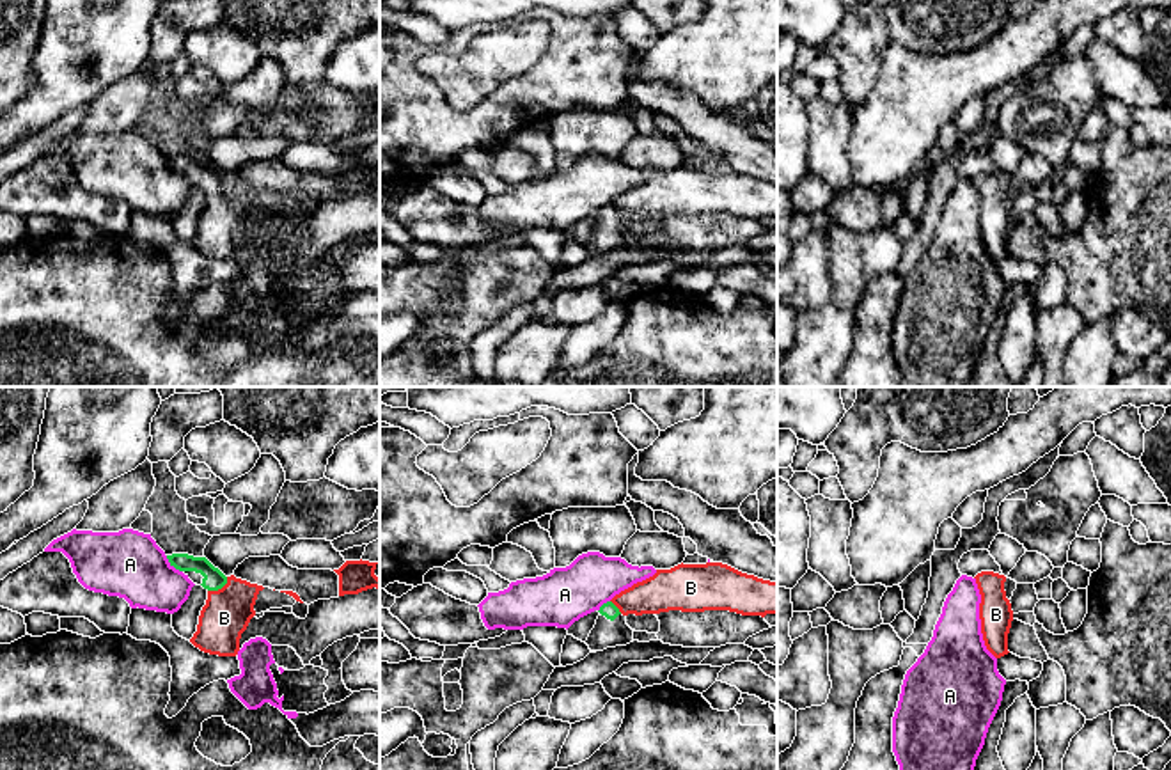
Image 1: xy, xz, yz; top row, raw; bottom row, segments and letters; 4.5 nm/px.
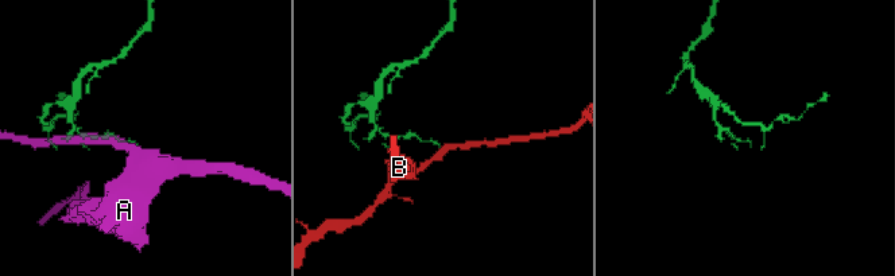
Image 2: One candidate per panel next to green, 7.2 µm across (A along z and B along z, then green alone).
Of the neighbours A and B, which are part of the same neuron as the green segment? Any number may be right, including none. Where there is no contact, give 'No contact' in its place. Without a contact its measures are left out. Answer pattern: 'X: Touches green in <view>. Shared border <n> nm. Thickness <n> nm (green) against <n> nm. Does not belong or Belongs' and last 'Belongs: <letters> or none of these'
A: Touches green in xy. Shared border 110 nm. Thickness 100 nm (green) against 300 nm. Does not belong
B: Touches green in xy. Shared border 120 nm. Thickness 100 nm (green) against 220 nm. Does not belong
Belongs: none of these

